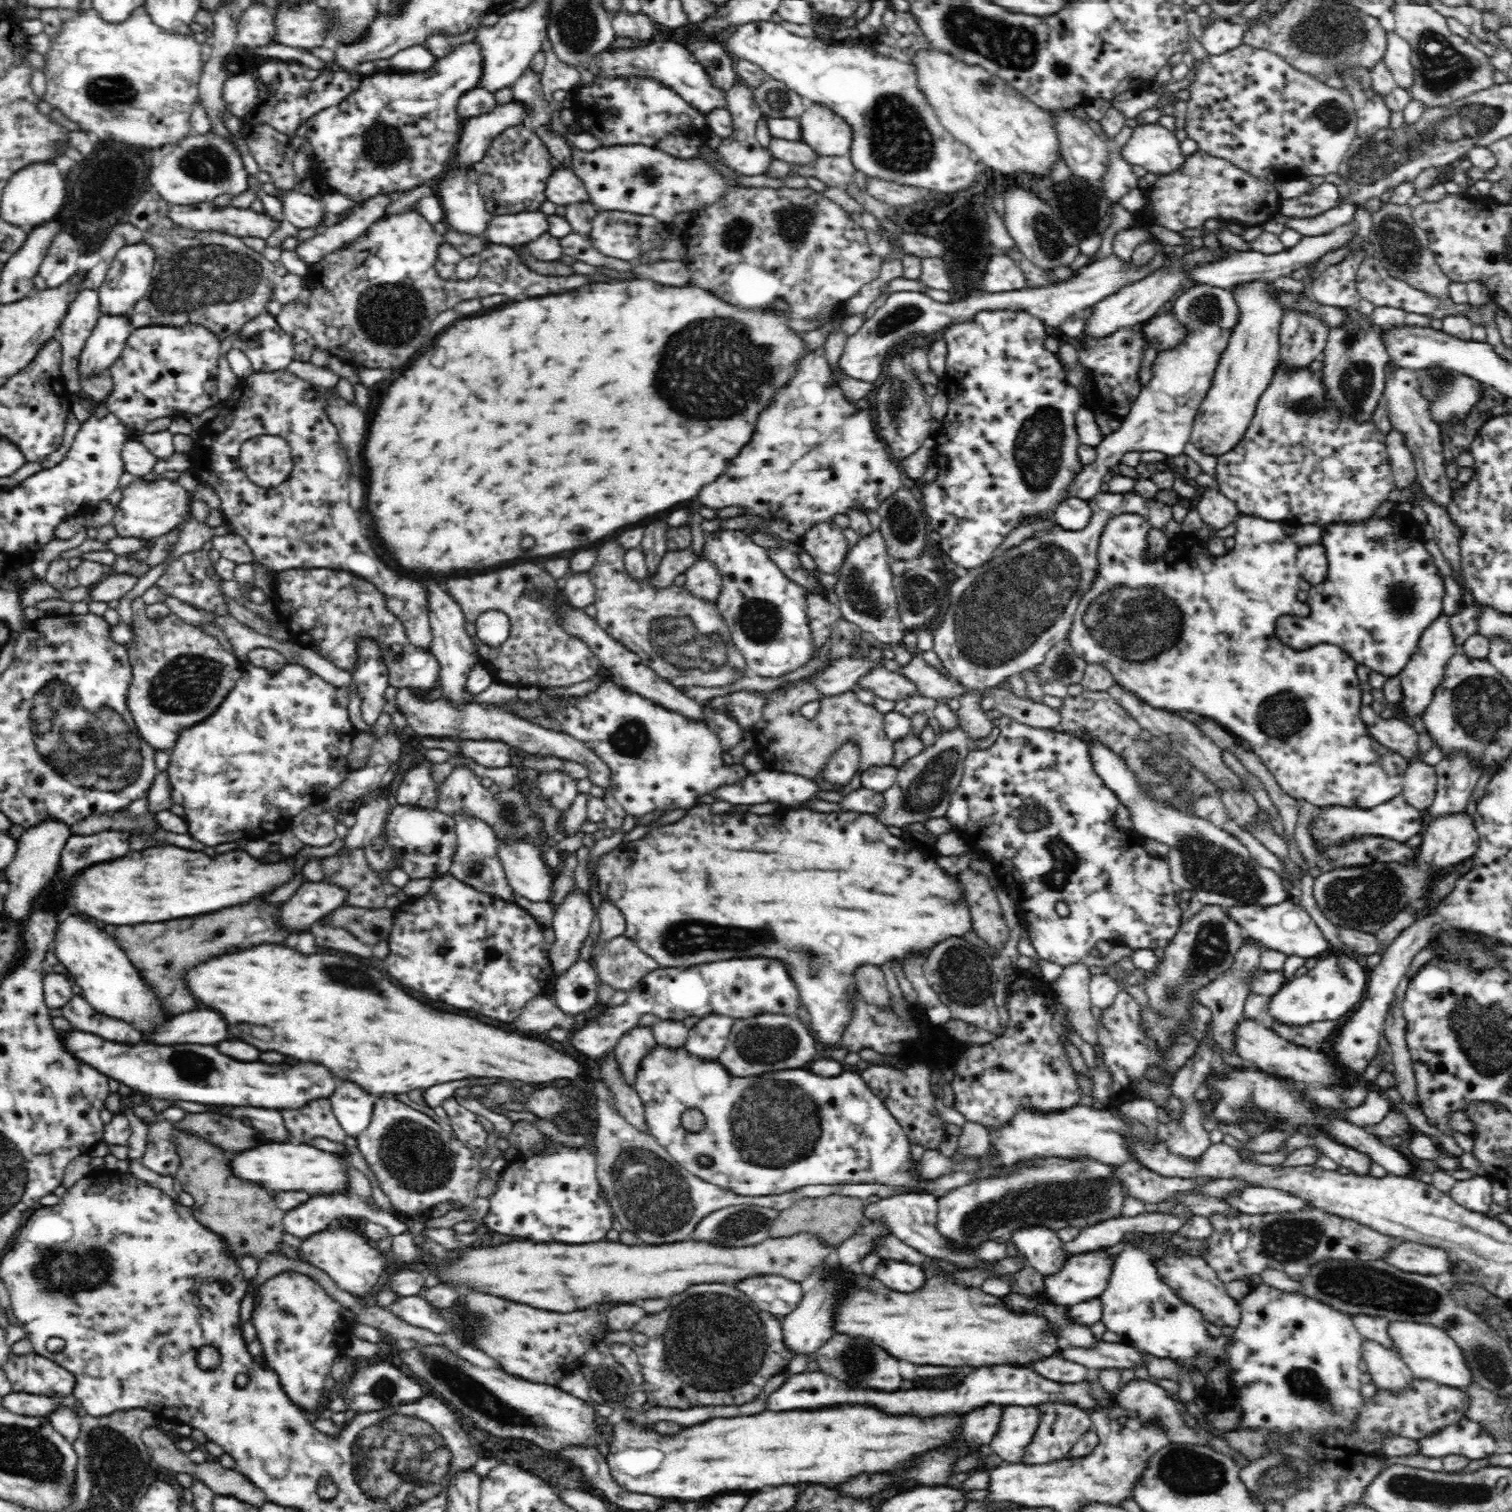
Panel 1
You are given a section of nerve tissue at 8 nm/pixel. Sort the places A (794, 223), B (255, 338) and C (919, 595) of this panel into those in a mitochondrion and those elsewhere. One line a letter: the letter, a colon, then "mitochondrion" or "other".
A: mitochondrion
B: mitochondrion
C: mitochondrion

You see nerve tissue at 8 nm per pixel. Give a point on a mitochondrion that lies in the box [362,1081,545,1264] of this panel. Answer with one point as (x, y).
(407, 1150)

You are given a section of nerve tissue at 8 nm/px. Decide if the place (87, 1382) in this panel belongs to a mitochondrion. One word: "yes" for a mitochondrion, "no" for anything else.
no

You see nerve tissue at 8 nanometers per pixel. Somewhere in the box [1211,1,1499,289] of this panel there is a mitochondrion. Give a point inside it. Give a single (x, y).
(1332, 34)

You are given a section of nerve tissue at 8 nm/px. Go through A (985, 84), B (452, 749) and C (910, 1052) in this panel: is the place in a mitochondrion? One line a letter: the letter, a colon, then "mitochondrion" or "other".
A: mitochondrion
B: other
C: other

